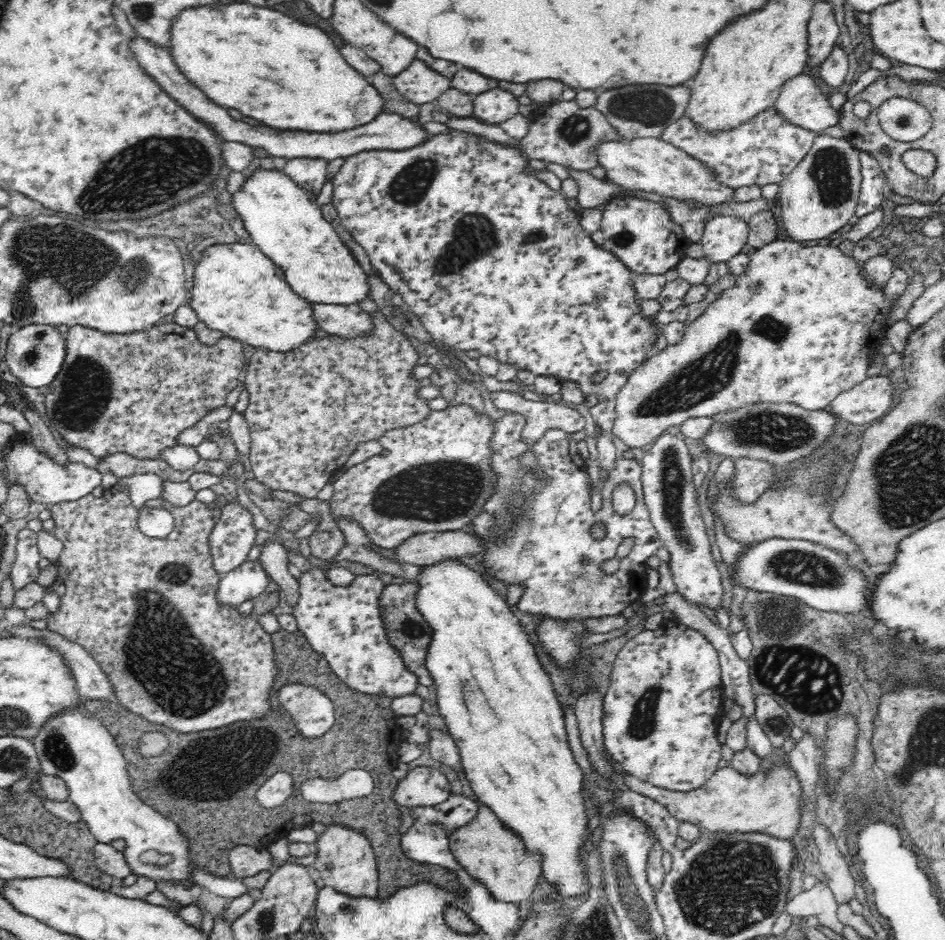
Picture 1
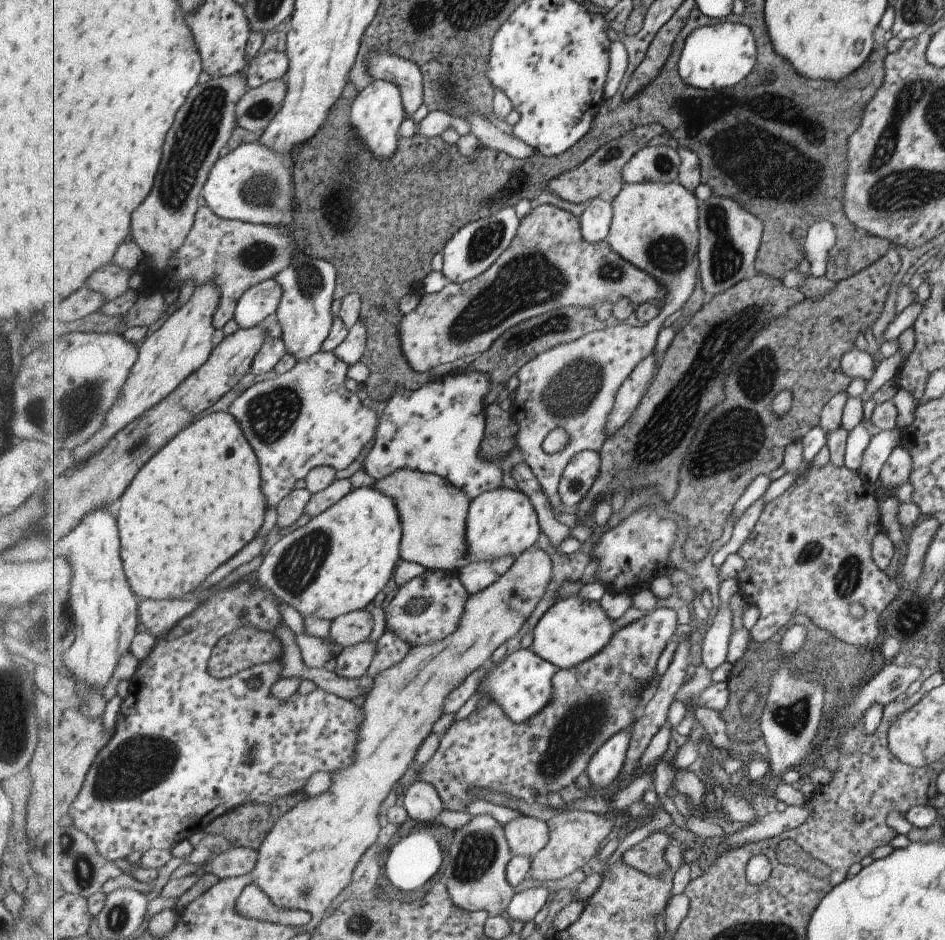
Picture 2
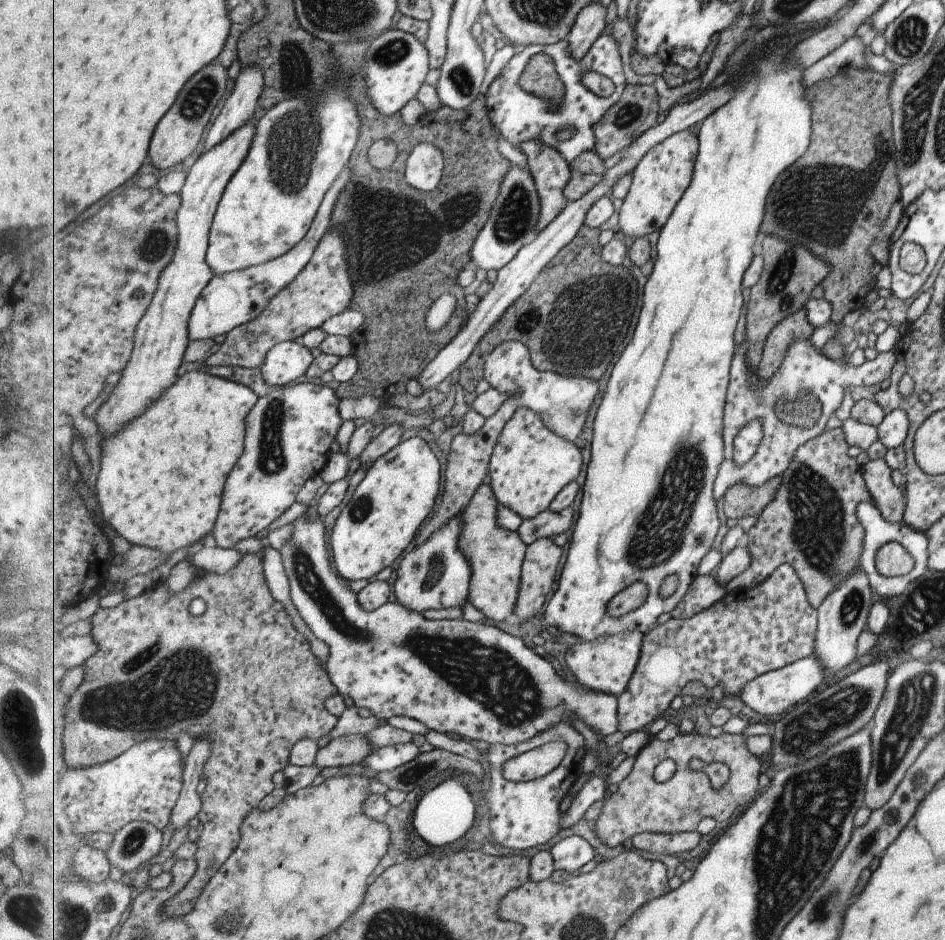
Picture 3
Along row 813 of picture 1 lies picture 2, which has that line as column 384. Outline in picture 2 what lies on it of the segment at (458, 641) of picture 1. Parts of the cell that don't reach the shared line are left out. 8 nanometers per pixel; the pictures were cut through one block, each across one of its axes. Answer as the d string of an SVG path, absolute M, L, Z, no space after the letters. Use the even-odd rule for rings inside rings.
M373 483L365 484L271 546L256 570L256 586L271 590L281 601L297 608L305 617L335 621L348 613L362 610L373 603L377 594L393 578L397 560L402 556L401 538L404 533L401 520L394 498L376 489Z

